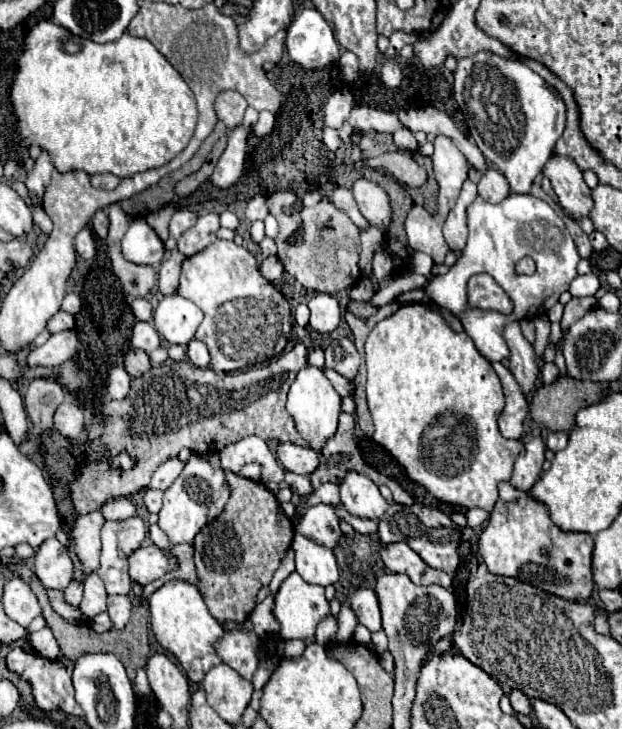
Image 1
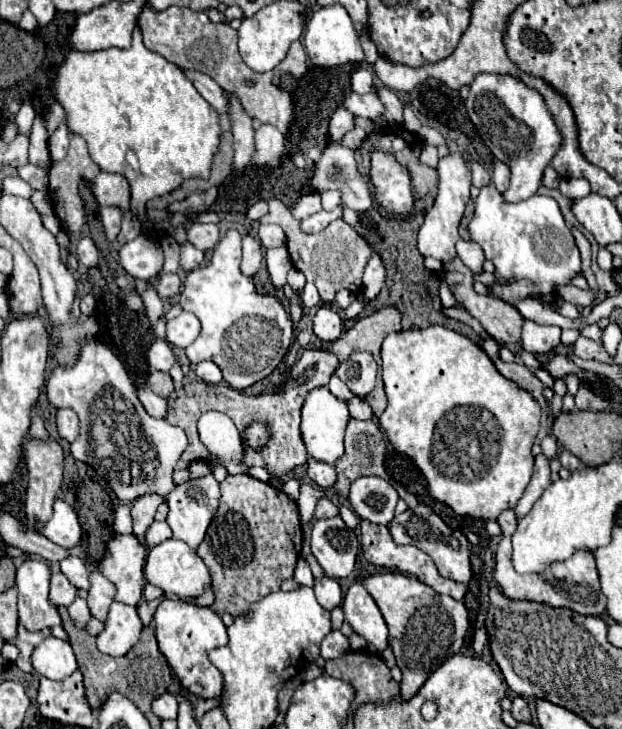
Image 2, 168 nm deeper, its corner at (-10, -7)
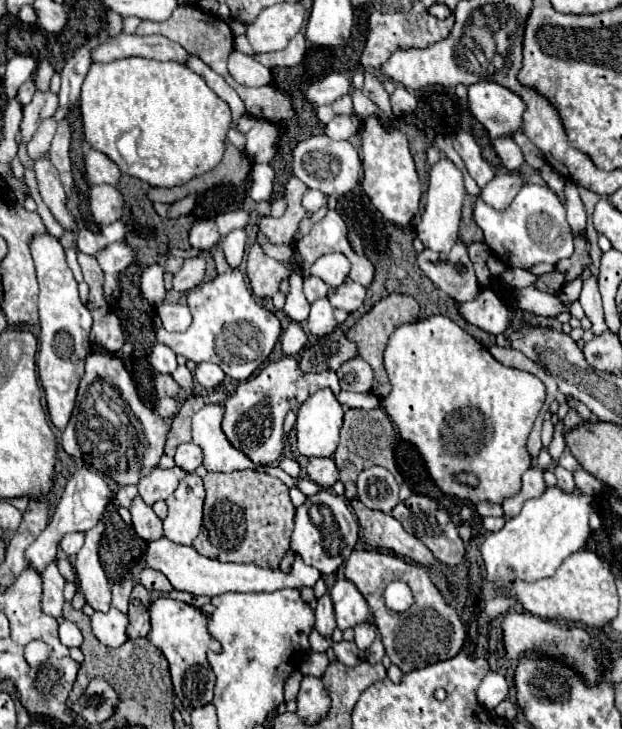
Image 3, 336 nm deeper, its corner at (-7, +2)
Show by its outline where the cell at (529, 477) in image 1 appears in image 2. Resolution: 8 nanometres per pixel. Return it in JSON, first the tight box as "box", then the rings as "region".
{"box":[516,453,550,517],"region":[[[540,453],[536,457],[536,463],[534,463],[532,479],[530,479],[530,483],[528,483],[522,499],[516,505],[516,515],[524,517],[532,509],[532,505],[540,499],[540,495],[544,493],[544,489],[548,485],[550,485],[550,461]]]}

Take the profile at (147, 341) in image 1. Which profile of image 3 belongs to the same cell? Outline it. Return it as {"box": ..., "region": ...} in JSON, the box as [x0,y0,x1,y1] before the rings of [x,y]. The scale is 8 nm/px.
{"box":[149,344,177,374],"region":[[[155,344],[149,354],[149,363],[154,374],[171,374],[177,368],[177,356],[165,344]]]}

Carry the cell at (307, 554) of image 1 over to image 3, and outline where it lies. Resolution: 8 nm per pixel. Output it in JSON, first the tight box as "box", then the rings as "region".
{"box":[315,594,335,638],"region":[[[325,594],[323,598],[317,600],[317,610],[315,610],[315,628],[323,638],[331,638],[335,624],[333,624],[333,604],[329,596]]]}

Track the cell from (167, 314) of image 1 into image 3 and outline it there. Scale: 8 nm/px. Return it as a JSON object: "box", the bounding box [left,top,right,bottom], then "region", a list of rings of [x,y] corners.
{"box":[157,302,191,332],"region":[[[163,302],[157,308],[157,314],[163,322],[163,328],[169,332],[185,332],[191,326],[191,312],[185,304],[167,304]]]}

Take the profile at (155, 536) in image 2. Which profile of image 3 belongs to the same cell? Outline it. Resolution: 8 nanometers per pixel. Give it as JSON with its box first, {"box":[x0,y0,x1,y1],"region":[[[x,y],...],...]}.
{"box":[129,496,163,542],"region":[[[139,496],[133,498],[129,512],[131,512],[133,528],[135,528],[139,538],[151,542],[151,540],[157,540],[157,538],[163,536],[163,522],[155,516],[153,508],[147,506]]]}

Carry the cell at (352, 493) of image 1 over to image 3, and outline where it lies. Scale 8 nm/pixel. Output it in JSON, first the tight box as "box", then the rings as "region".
{"box":[357,466,399,514],"region":[[[371,466],[357,478],[357,496],[367,508],[389,514],[399,502],[397,494],[399,484],[395,482],[393,474],[381,466]]]}

